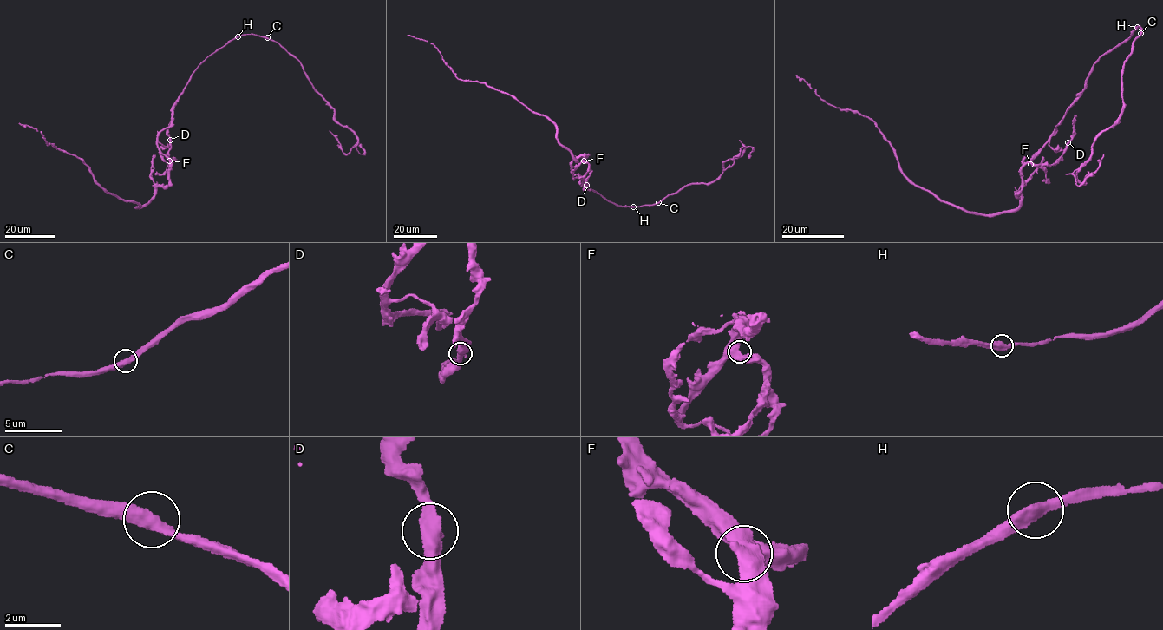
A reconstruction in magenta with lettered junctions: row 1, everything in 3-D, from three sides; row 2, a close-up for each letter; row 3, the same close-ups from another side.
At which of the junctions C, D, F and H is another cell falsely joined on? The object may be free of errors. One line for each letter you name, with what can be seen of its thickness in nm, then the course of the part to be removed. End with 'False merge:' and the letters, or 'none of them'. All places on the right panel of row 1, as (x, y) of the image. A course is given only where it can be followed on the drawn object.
False merge: none of them

